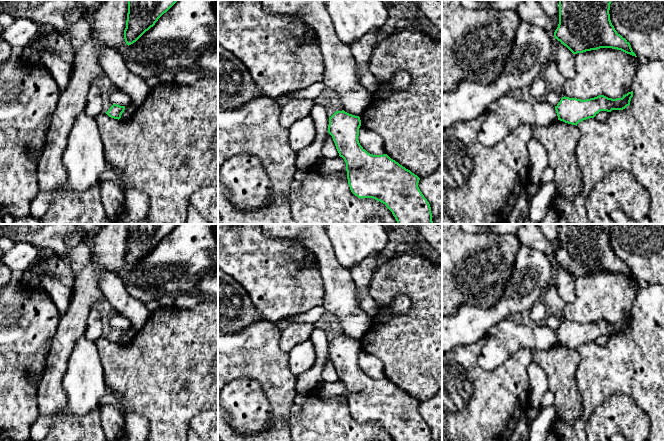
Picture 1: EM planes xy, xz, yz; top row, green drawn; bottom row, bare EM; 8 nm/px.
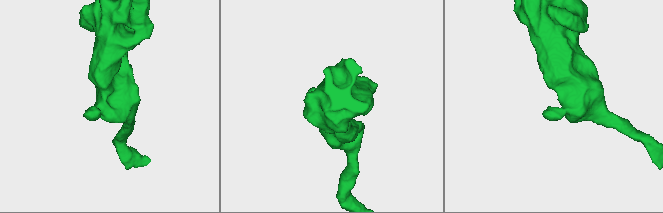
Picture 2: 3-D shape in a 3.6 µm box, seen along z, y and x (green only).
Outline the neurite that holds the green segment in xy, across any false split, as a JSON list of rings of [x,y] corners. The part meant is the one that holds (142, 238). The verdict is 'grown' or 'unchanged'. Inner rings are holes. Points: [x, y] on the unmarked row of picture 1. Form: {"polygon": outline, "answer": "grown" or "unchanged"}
{"polygon": [[[128,224],[124,263],[129,270],[155,249],[178,224]]], "answer": "unchanged"}

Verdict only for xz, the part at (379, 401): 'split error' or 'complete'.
complete

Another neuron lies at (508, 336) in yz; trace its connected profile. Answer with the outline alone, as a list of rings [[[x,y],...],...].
[[[505,319],[487,333],[480,353],[480,366],[487,371],[500,366],[519,349],[547,350],[558,343],[555,330],[546,325],[530,326],[524,322]]]

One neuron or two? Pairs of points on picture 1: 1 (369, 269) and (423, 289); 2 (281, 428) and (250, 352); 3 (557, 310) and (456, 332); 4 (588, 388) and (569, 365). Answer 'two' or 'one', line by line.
1: two
2: one
3: two
4: two

